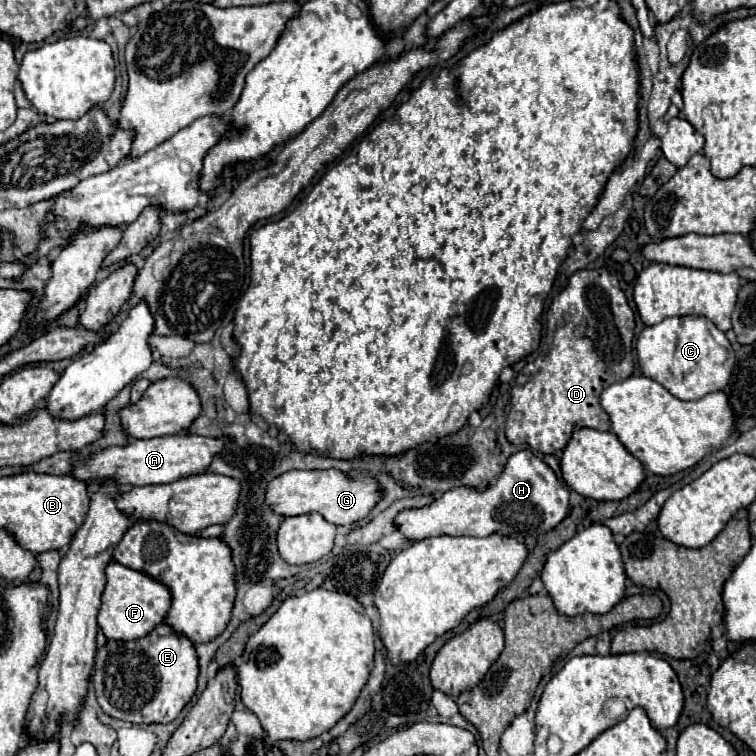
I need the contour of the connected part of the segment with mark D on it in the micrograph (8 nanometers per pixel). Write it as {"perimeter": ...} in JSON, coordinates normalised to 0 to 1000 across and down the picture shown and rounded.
{"perimeter":[[[800,354],[766,357],[753,368],[750,381],[737,389],[724,413],[724,455],[708,476],[705,492],[689,492],[681,500],[681,511],[676,516],[676,545],[671,550],[668,574],[671,582],[681,590],[694,587],[716,601],[739,601],[755,579],[761,566],[784,566],[784,569],[806,569],[806,550],[792,537],[792,521],[800,511],[827,503],[837,492],[837,434],[840,421],[837,410],[829,402],[827,389],[816,381],[819,370]]]}

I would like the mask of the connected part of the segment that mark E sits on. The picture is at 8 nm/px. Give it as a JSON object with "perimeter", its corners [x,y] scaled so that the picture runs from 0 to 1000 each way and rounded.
{"perimeter":[[[210,825],[192,844],[173,849],[142,849],[128,860],[123,910],[139,944],[173,958],[224,958],[261,913],[261,868],[245,841],[229,839],[221,825]]]}

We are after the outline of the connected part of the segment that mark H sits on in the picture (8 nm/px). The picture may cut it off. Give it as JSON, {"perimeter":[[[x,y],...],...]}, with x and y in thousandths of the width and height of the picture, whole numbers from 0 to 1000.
{"perimeter":[[[702,595],[679,601],[663,630],[652,643],[639,651],[628,646],[599,646],[575,659],[562,672],[536,675],[522,685],[528,704],[544,714],[560,714],[567,709],[644,709],[665,706],[676,712],[694,712],[697,706],[721,706],[737,698],[753,680],[753,646],[734,630],[734,624]]]}

